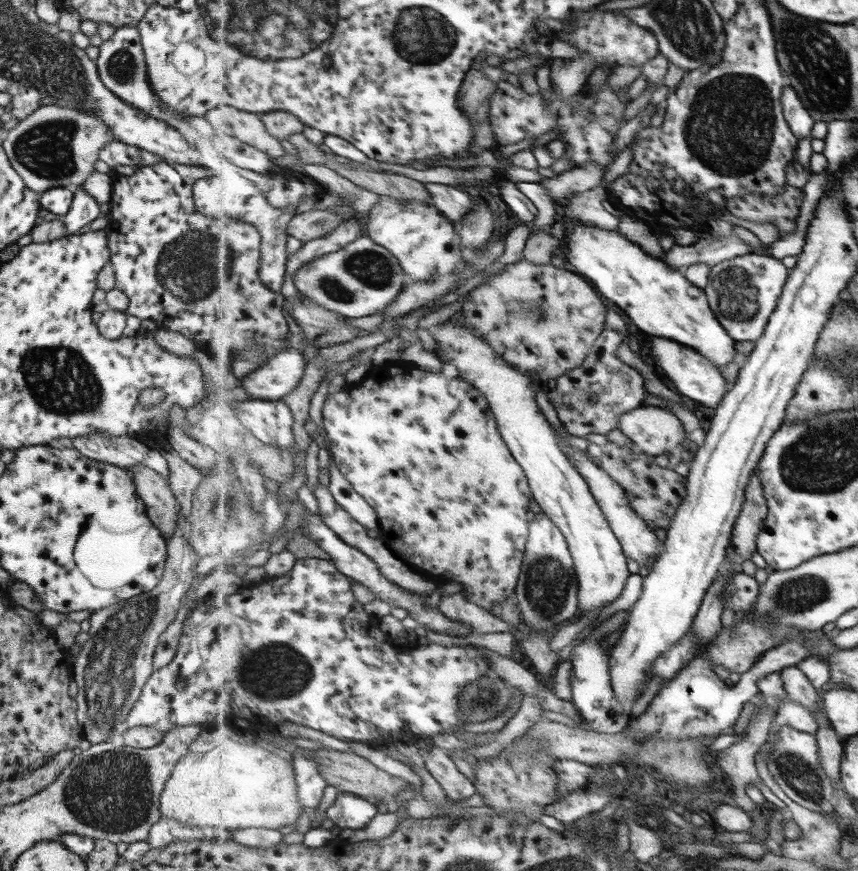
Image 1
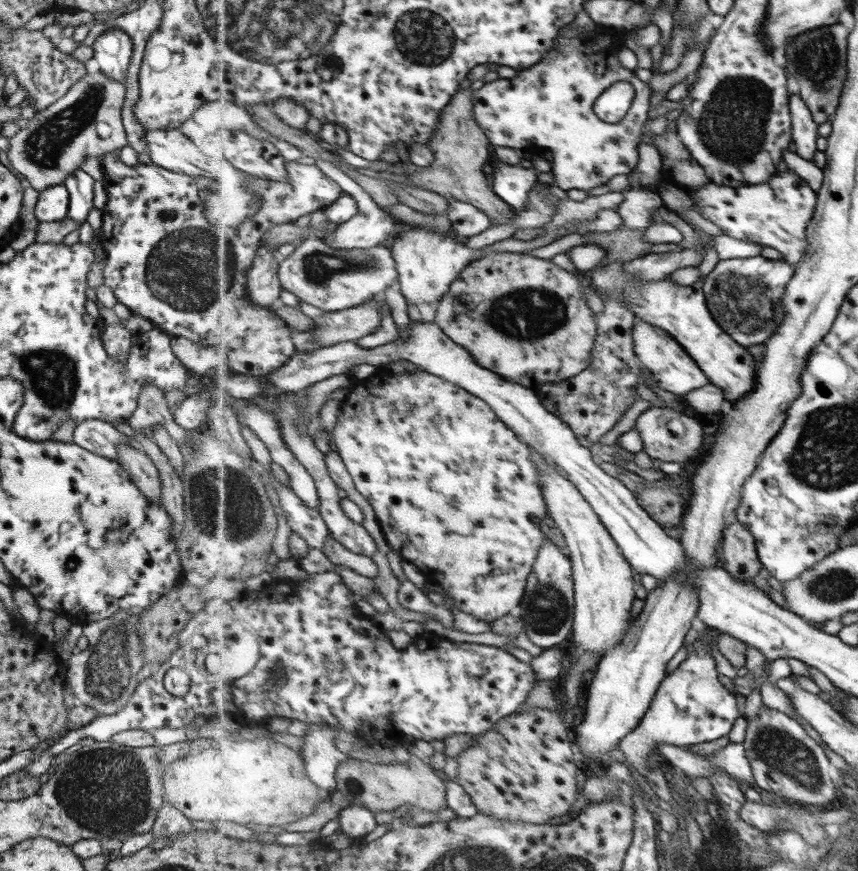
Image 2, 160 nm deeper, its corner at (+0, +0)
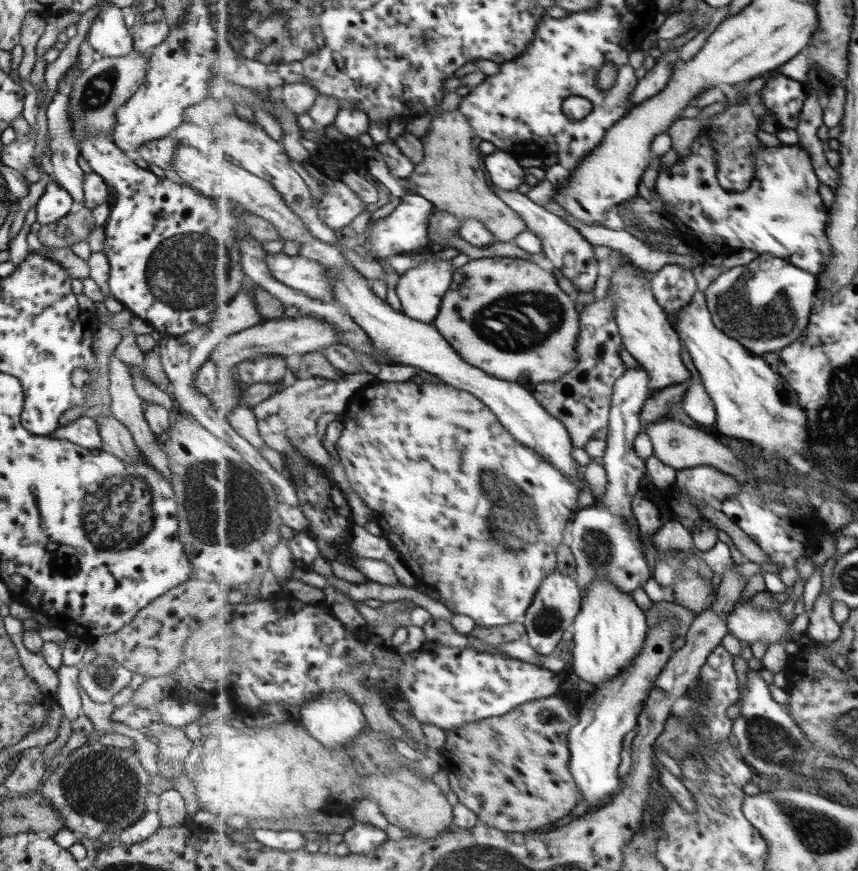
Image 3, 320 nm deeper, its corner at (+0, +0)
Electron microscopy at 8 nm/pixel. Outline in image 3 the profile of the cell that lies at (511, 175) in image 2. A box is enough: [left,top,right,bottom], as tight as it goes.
[484,150,527,192]

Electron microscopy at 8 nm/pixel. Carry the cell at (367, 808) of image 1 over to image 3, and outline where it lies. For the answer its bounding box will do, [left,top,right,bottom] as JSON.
[343,820,387,854]

